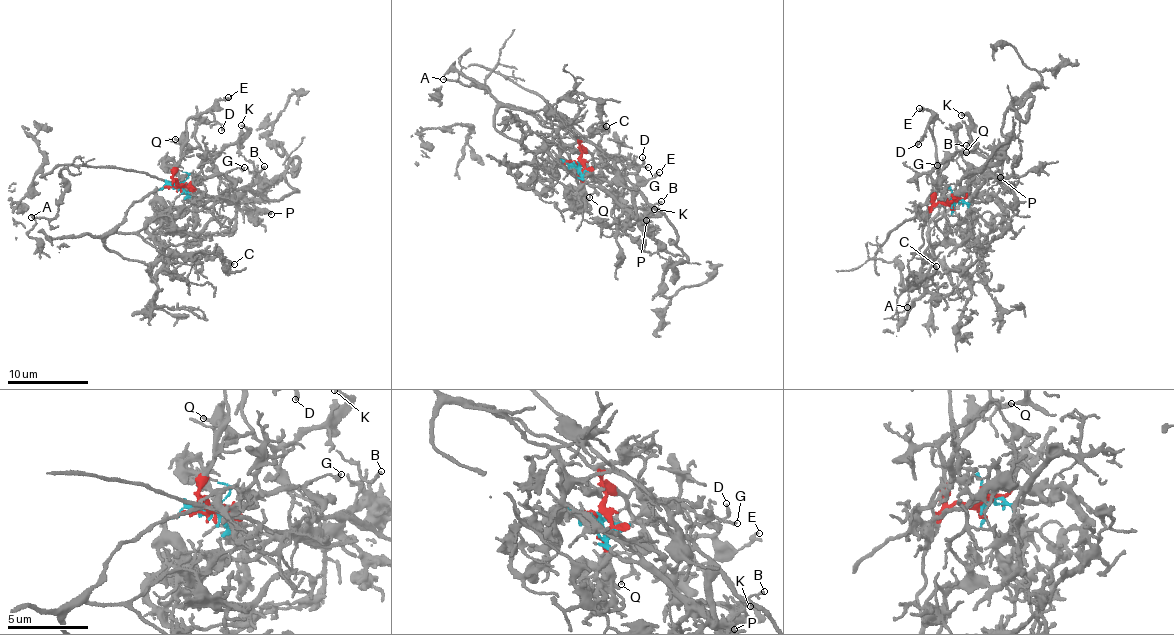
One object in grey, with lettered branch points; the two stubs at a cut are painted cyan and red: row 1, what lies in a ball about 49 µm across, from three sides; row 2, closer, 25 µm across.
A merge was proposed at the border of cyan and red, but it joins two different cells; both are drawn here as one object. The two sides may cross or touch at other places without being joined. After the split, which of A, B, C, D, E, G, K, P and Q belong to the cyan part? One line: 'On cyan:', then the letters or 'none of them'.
On cyan: B, P

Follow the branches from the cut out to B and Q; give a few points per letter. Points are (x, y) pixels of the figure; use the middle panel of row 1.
B: (572, 162), (584, 180), (608, 194), (629, 214), (643, 216), (655, 203), (662, 202)
Q: (572, 162), (578, 160), (582, 150), (594, 159), (600, 169), (589, 198)

